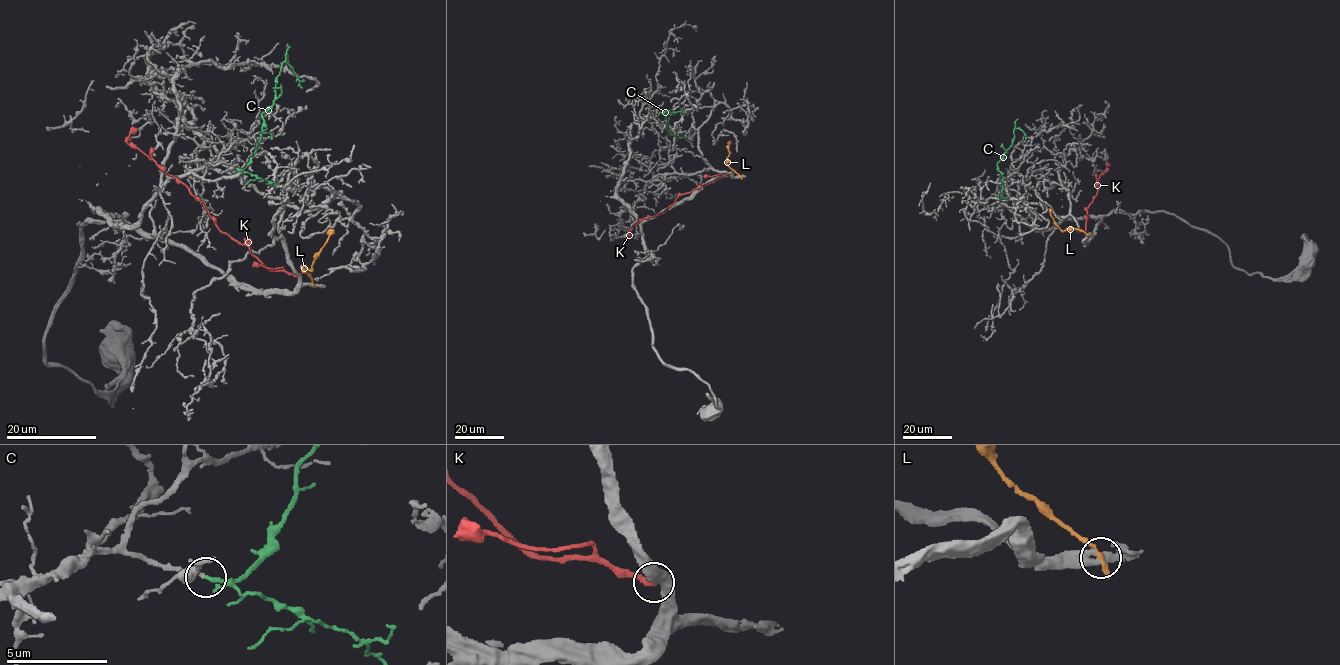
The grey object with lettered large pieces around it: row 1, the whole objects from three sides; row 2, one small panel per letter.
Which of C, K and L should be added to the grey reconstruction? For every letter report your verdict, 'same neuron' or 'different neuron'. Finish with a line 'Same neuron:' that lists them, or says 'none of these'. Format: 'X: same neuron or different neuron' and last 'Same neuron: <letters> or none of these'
C: same neuron
K: different neuron
L: different neuron
Same neuron: C

